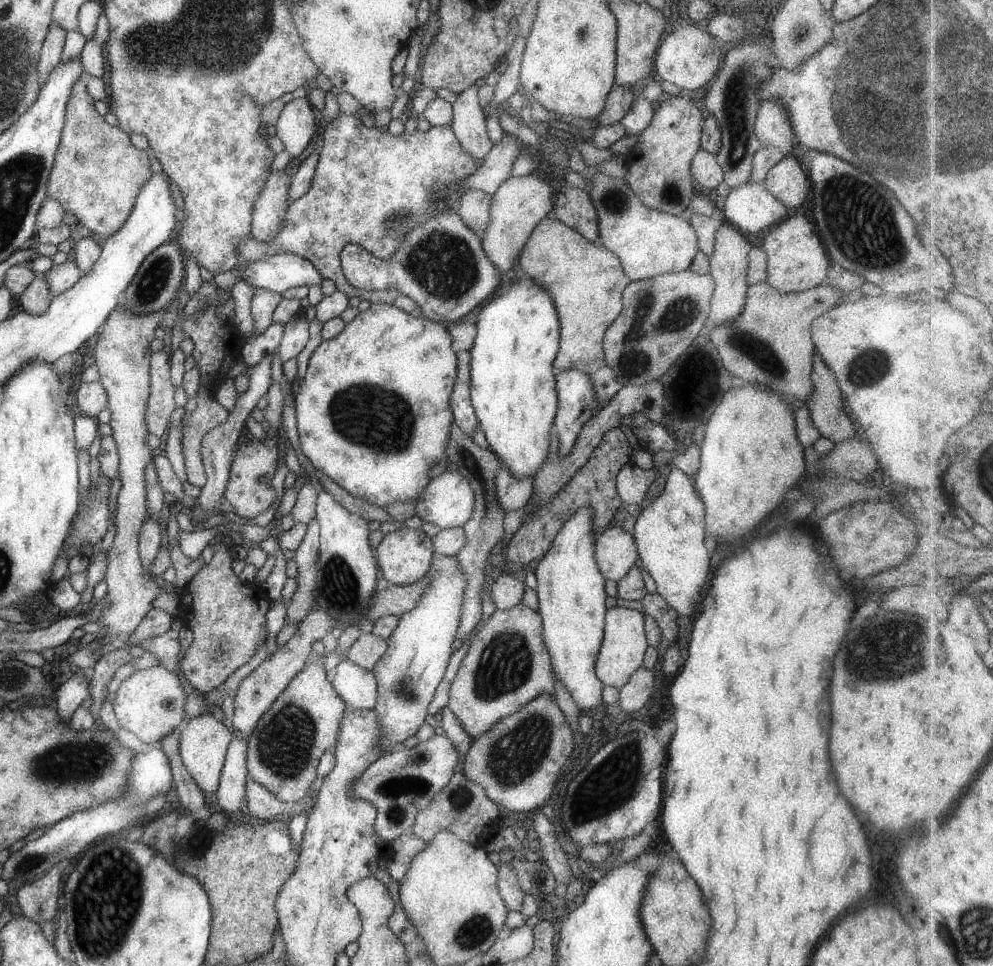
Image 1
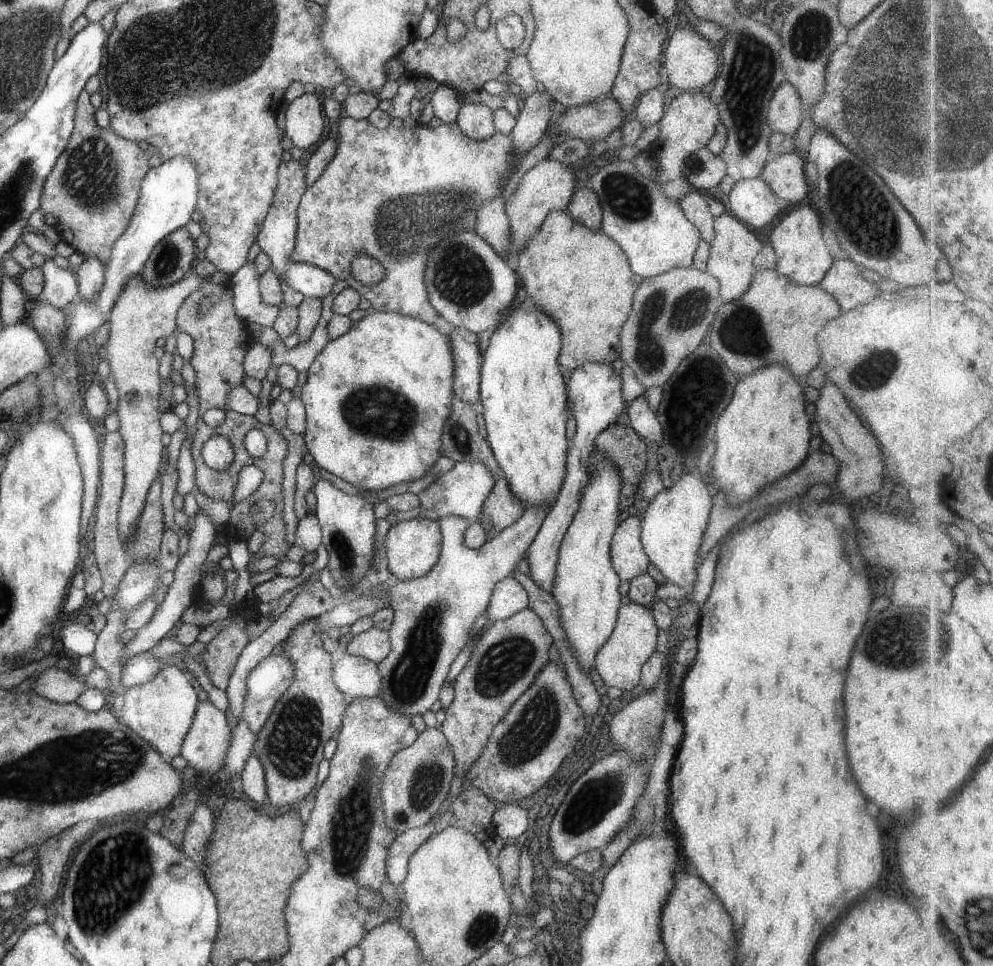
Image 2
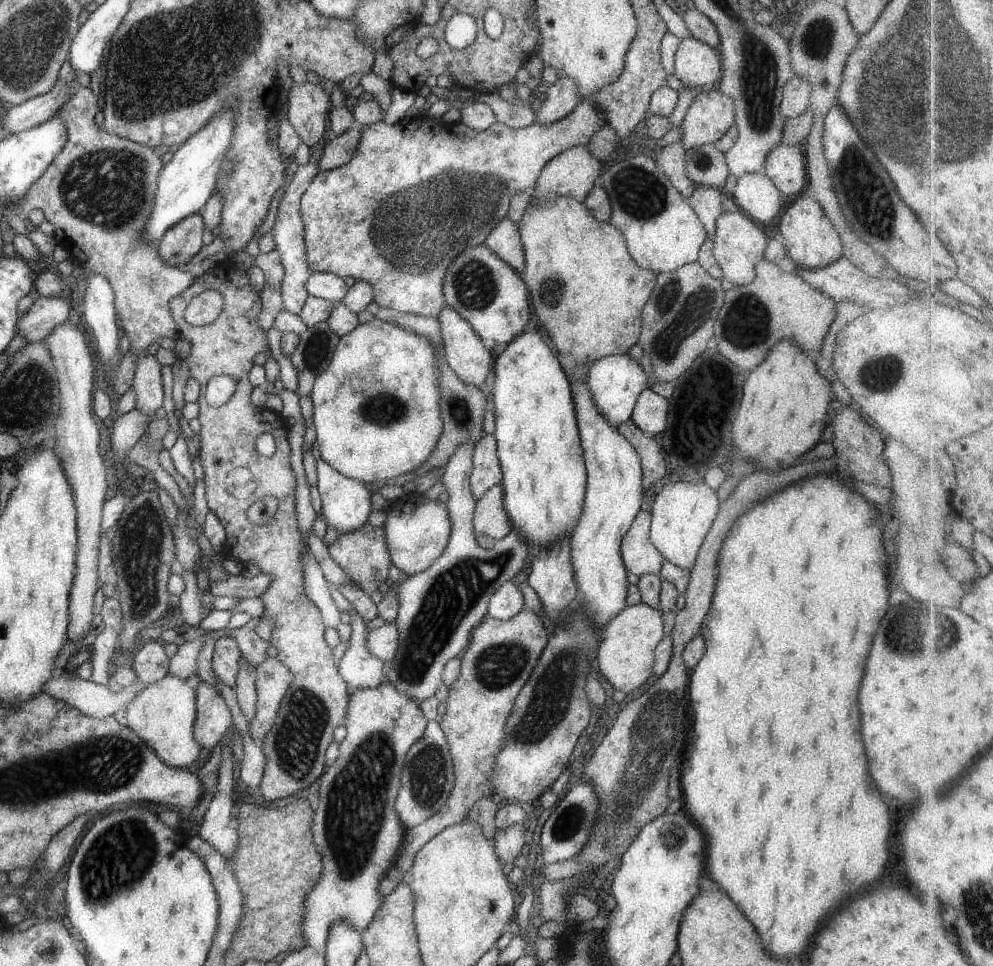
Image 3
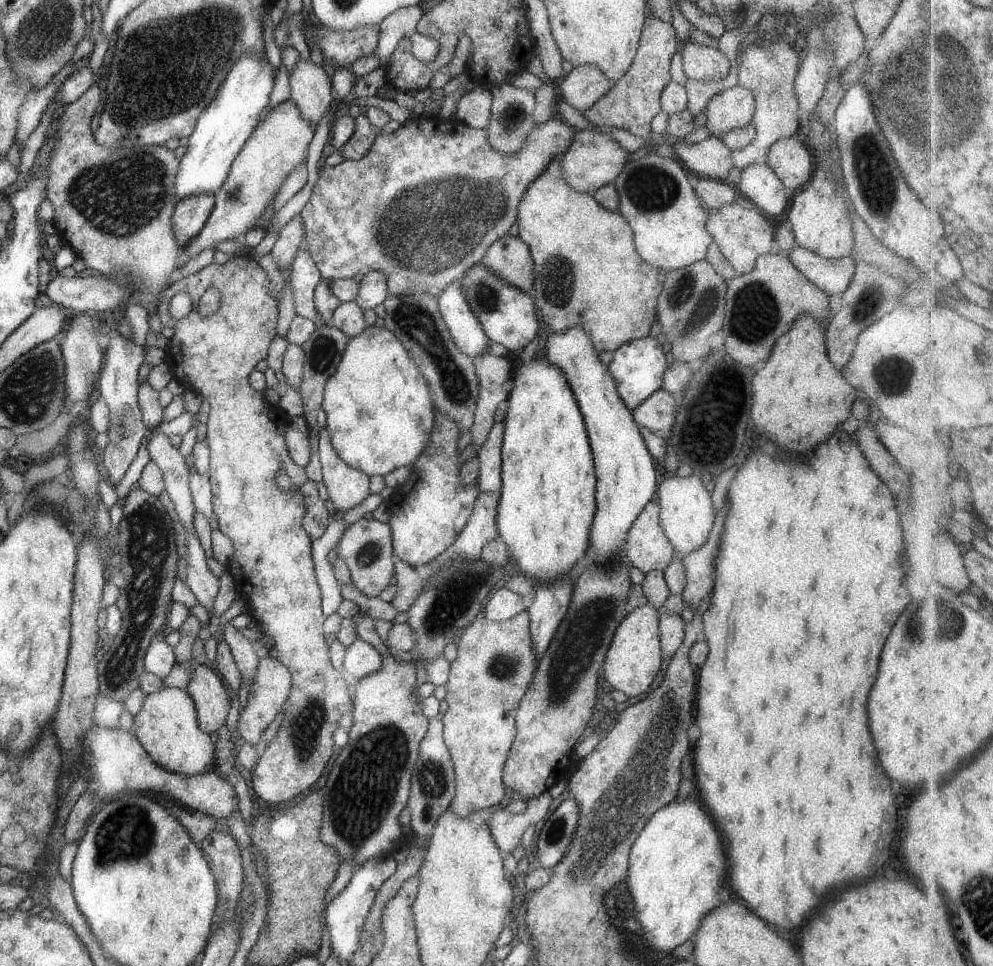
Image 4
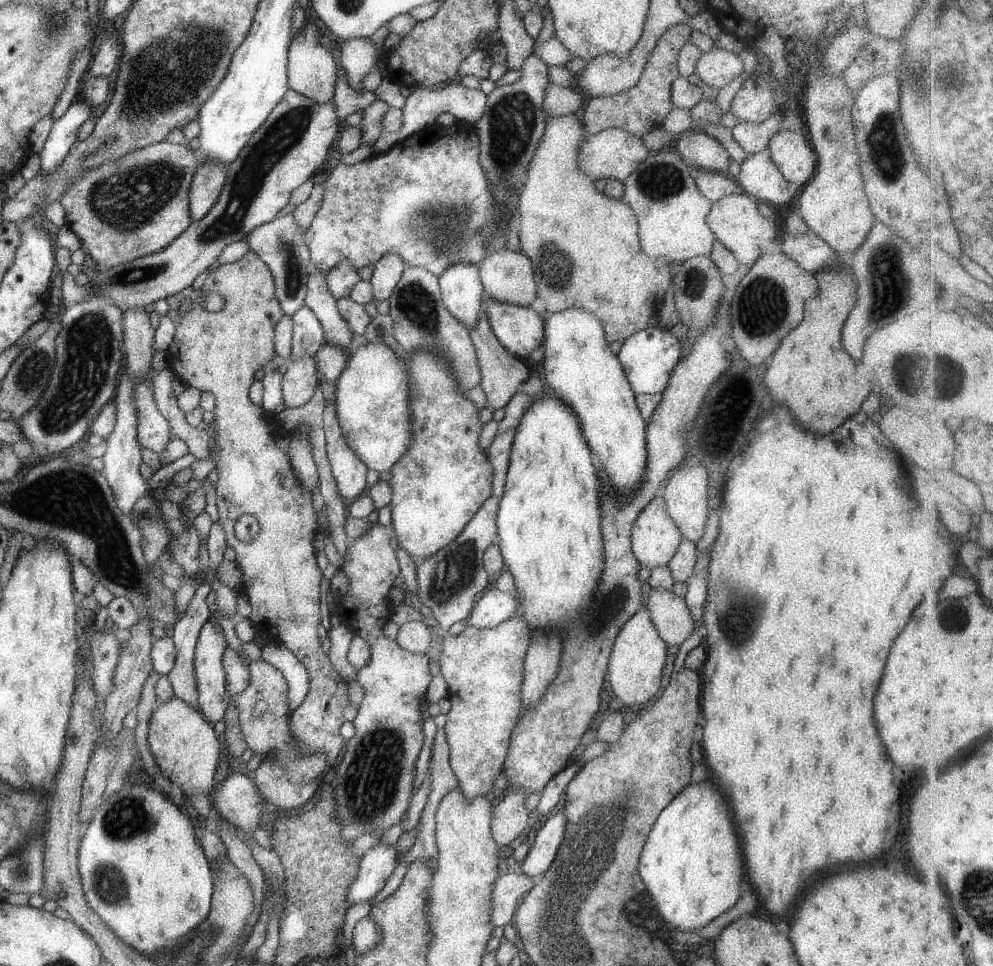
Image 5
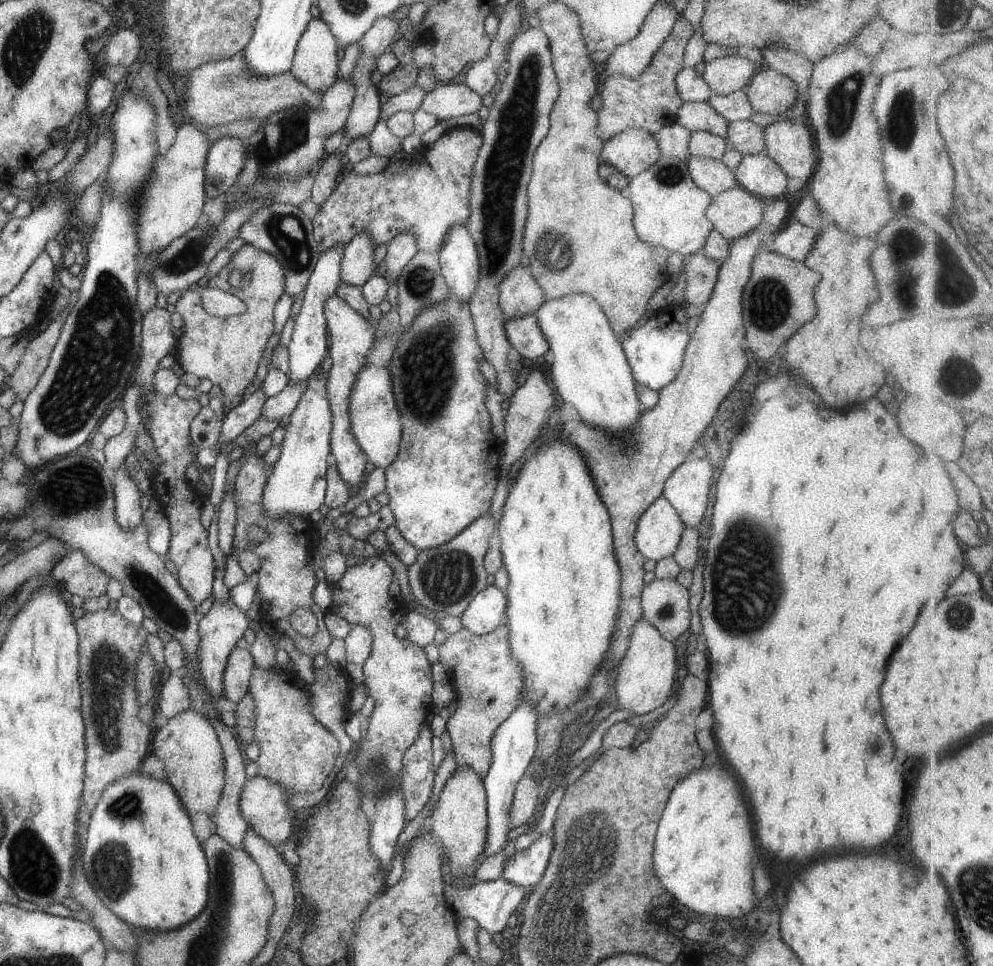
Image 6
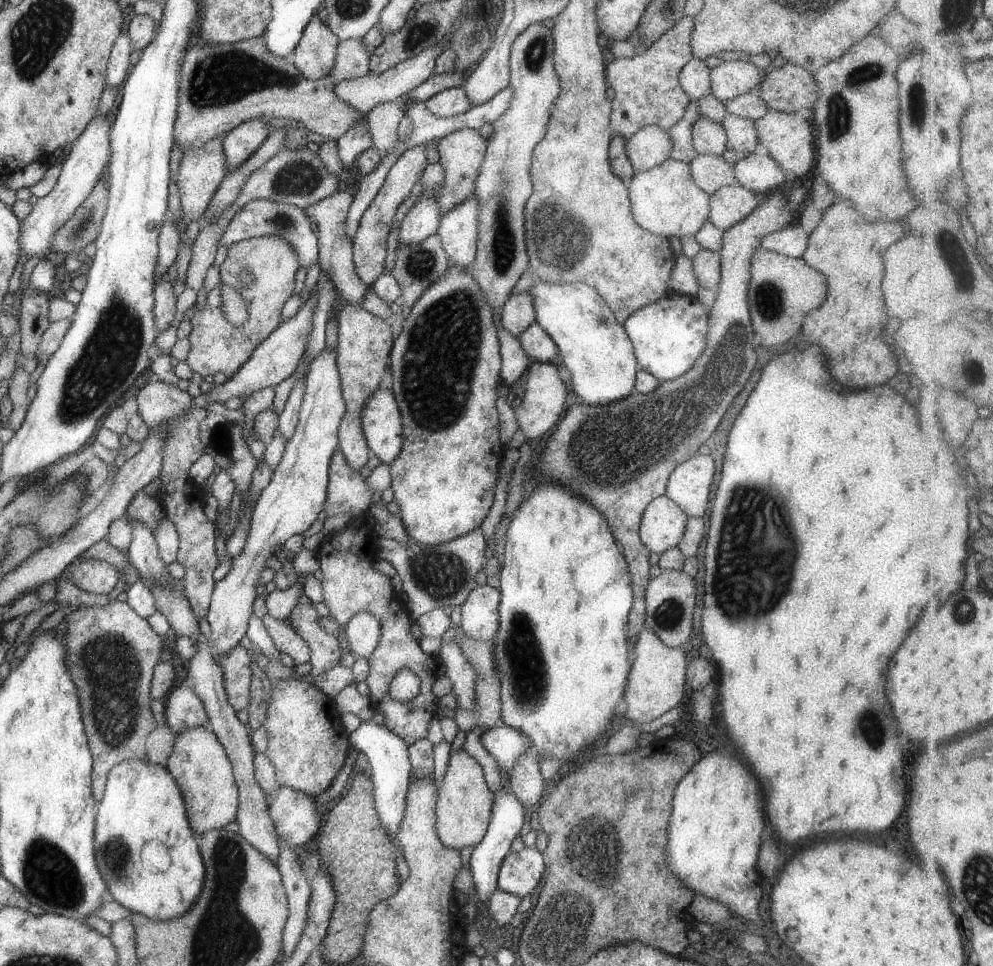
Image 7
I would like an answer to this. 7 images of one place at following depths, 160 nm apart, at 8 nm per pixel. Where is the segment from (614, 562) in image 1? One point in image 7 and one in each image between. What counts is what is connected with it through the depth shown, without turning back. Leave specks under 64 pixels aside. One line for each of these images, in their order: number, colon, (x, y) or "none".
2: (628, 560)
3: (639, 556)
4: (645, 546)
5: (654, 538)
6: (657, 534)
7: (662, 523)

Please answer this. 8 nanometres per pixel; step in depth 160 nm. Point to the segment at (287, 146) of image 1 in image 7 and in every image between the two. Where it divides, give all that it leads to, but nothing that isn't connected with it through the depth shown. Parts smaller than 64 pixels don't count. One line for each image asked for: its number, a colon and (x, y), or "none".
2: (301, 120)
3: (307, 104)
4: (310, 88)
5: (311, 71)
6: (314, 64)
7: (313, 56)

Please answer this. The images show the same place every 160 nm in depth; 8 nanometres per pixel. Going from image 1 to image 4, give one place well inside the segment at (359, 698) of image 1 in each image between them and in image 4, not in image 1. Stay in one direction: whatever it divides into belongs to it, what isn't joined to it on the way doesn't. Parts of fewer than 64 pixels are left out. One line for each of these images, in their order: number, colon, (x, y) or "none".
2: (354, 676)
3: (359, 668)
4: (360, 658)

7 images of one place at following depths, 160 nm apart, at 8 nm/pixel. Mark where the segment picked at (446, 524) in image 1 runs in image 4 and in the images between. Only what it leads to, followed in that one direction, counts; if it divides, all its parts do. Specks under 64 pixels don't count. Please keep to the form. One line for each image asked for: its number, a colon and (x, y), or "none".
2: (461, 491)
3: (485, 472)
4: (488, 479)

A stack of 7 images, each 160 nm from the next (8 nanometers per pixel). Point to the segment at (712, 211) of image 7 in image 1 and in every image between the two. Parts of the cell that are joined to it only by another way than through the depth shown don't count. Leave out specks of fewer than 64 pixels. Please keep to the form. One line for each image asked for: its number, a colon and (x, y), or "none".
1: (728, 260)
2: (732, 250)
3: (738, 243)
4: (742, 234)
5: (735, 220)
6: (733, 212)

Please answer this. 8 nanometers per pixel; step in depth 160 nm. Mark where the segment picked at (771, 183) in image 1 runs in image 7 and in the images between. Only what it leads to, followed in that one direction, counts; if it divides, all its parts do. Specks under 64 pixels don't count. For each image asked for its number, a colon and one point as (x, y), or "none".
2: (784, 174)
3: (784, 165)
4: (792, 161)
5: (794, 158)
6: (789, 144)
7: (788, 137)

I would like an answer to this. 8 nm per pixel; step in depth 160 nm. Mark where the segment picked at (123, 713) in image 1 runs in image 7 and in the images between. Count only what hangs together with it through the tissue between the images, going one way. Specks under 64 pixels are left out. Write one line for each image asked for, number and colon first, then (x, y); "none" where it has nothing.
2: (160, 711)
3: (161, 715)
4: (166, 725)
5: (182, 743)
6: (192, 758)
7: (197, 762)

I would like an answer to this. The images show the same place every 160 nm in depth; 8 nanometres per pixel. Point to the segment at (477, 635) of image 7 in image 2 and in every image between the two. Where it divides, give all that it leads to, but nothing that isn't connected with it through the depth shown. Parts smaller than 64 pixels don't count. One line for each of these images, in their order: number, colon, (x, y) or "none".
2: (507, 597)
3: (506, 601)
4: (502, 604)
5: (491, 607)
6: (486, 611)

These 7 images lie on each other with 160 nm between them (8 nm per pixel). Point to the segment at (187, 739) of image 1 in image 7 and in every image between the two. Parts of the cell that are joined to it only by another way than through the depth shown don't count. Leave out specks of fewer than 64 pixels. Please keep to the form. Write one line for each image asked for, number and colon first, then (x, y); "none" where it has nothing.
2: (204, 747)
3: (212, 718)
4: (211, 701)
5: (213, 698)
6: (218, 630)
7: (296, 492)

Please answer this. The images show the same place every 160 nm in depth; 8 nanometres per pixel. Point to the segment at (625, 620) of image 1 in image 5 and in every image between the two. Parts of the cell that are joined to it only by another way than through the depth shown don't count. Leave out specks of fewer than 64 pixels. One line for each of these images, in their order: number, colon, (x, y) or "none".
2: (618, 661)
3: (624, 656)
4: (633, 655)
5: (634, 664)

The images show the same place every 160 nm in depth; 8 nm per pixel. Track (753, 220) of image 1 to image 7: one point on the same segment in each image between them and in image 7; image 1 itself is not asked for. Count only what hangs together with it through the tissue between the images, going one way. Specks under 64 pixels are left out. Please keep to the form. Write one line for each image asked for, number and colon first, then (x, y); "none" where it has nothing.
2: (751, 201)
3: (755, 195)
4: (758, 183)
5: (758, 177)
6: (757, 173)
7: (758, 173)

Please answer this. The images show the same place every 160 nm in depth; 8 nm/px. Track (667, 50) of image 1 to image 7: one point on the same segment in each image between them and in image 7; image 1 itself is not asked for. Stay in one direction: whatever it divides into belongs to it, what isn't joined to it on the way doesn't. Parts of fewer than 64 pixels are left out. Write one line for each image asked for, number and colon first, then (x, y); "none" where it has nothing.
2: (690, 62)
3: (697, 65)
4: (699, 62)
5: (718, 67)
6: (726, 74)
7: (729, 79)

